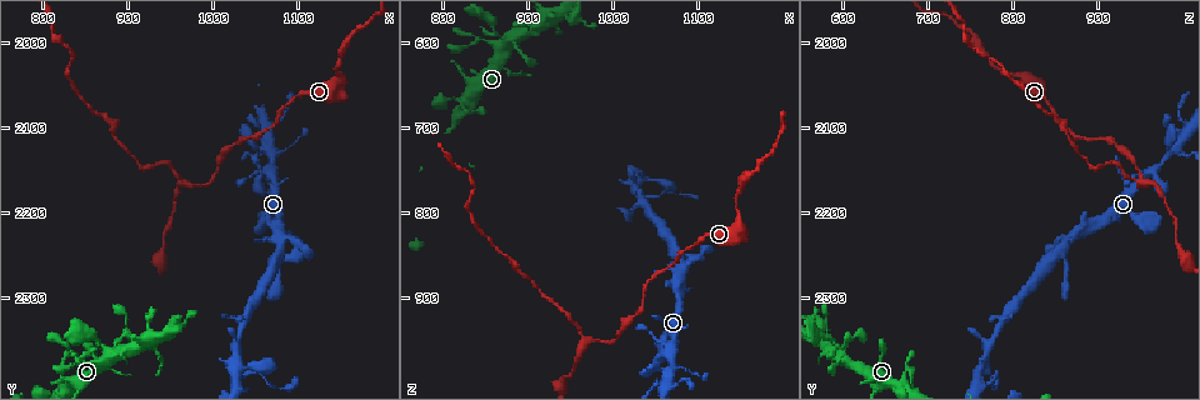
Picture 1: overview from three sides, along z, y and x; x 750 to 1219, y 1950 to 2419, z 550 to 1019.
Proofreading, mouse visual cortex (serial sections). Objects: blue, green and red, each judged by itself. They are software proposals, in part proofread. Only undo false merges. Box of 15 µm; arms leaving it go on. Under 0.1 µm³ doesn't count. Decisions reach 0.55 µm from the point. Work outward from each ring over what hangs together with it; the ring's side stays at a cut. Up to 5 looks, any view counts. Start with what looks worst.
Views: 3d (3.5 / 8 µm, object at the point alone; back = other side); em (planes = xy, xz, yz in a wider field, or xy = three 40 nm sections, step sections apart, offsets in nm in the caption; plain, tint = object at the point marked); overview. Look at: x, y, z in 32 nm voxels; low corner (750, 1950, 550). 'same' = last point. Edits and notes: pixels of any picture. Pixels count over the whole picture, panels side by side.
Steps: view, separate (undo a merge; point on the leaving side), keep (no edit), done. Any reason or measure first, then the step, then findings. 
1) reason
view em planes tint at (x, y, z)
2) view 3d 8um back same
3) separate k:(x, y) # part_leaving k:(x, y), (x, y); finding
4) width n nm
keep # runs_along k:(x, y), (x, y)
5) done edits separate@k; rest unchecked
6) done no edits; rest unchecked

three arms meet
view em xy step 1 tint at (965, 2165, 950)

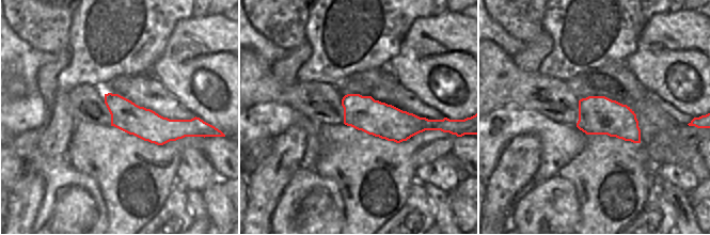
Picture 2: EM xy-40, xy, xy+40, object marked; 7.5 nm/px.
view 3d 3.5um back same

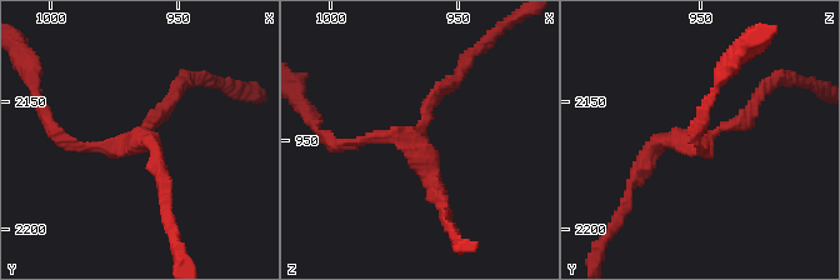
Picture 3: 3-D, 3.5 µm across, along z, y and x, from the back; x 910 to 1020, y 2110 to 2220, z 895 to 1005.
keep # runs_along 3:(338, 144), (415, 141), (450, 80); continuous, no second cell

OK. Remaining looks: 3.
sudden change in width
view 3d 8um at (850, 2375, 600)

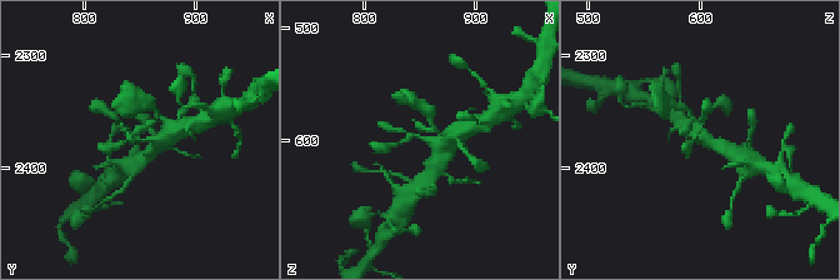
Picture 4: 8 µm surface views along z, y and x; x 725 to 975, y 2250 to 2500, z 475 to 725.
zoom in
view 3d 3.5um at (852, 2376, 600)

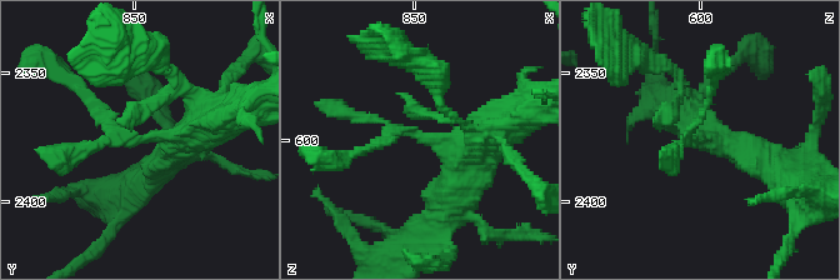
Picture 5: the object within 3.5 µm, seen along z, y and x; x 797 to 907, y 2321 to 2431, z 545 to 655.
view em xy step 3 tint at (852, 2376, 600)

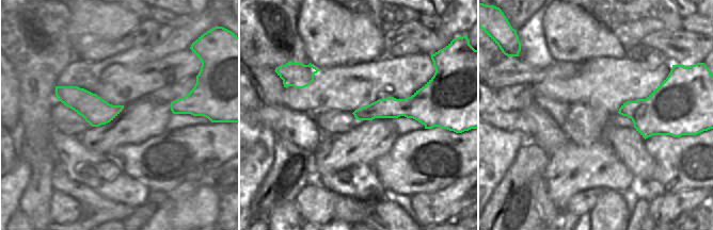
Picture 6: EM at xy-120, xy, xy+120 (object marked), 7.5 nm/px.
keep # runs_along 6:(429, 105), (383, 108), (357, 114); continuous, no second cell

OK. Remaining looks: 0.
done no edits; rest unchecked

